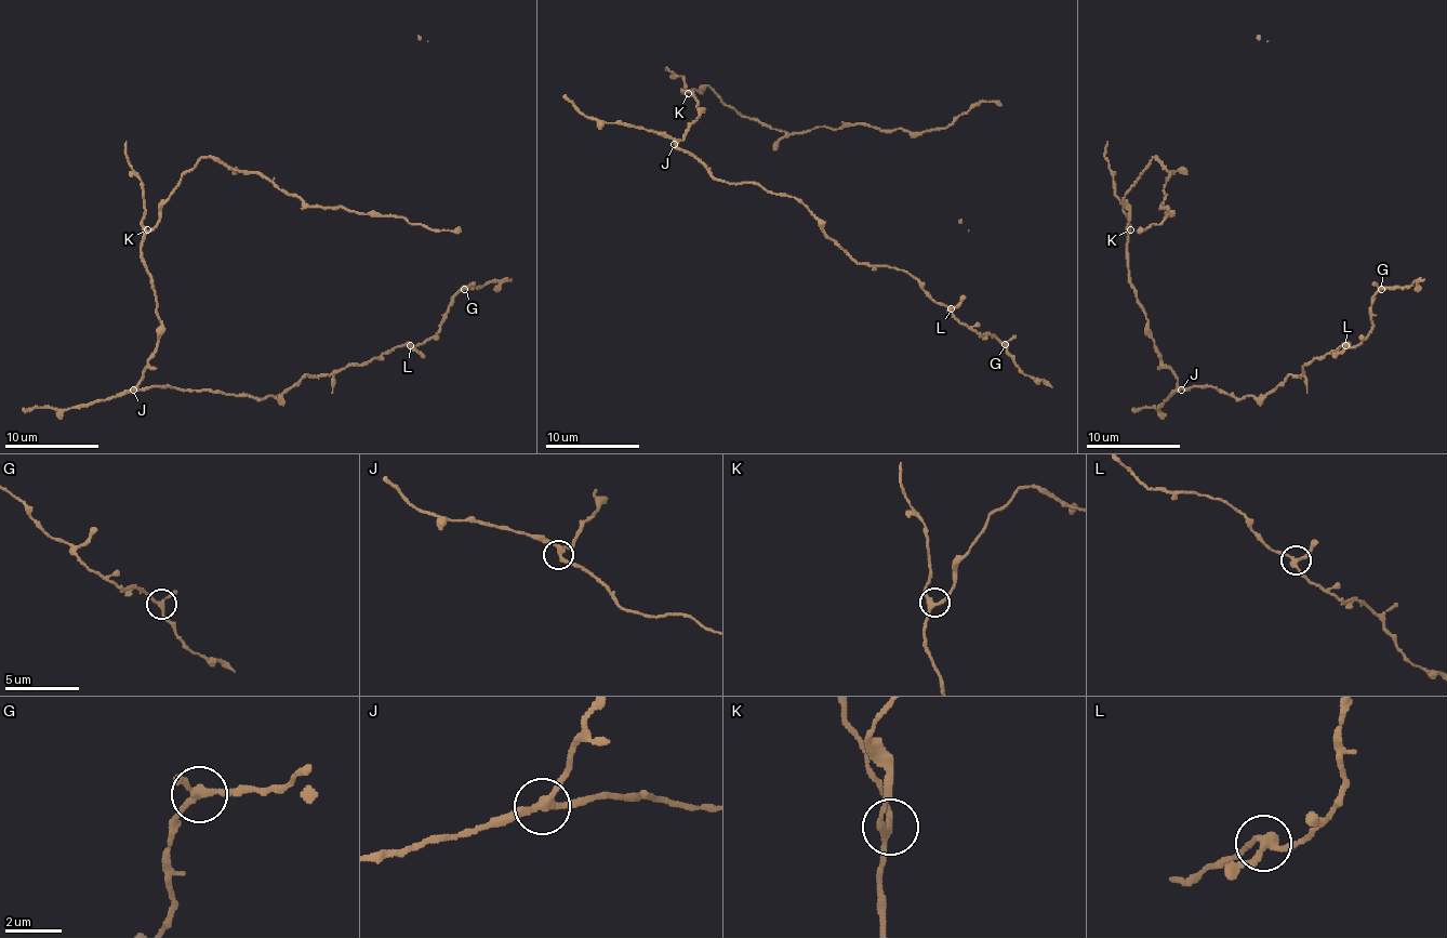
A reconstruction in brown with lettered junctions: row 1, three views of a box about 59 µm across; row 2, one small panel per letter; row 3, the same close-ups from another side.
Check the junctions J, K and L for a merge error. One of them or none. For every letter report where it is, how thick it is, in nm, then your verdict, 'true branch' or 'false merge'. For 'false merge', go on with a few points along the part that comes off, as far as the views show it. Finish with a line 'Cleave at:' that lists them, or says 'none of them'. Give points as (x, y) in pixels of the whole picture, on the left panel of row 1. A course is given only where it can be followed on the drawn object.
J: place (133, 390); calibre 280 nm; true branch
K: place (147, 229); calibre 240 nm; true branch
L: place (410, 345); calibre 240 nm; true branch
Cleave at: none of them

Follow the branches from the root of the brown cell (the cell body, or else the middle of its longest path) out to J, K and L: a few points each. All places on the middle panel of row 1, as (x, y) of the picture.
J: (702, 111), (674, 144)
K: (702, 111), (688, 91), (681, 91), (688, 93)
L: (702, 111), (676, 144), (714, 177), (794, 196), (858, 262), (904, 269), (932, 300), (952, 309)

